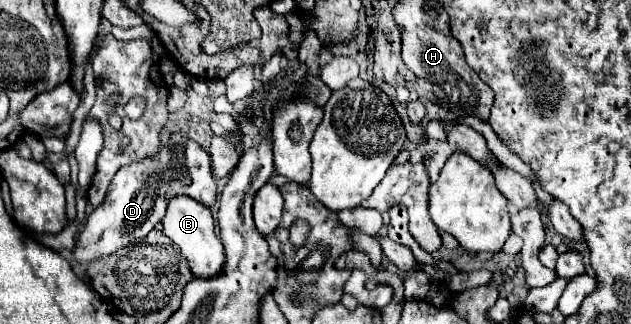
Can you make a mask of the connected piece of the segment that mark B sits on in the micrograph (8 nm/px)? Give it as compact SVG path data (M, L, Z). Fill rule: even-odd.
M178 195L168 201L168 209L166 209L166 217L162 219L162 227L164 227L164 235L180 247L182 255L188 259L190 271L196 277L208 279L208 277L214 277L216 273L222 271L224 247L214 233L214 219L212 219L212 213L206 205L194 201L186 195Z

